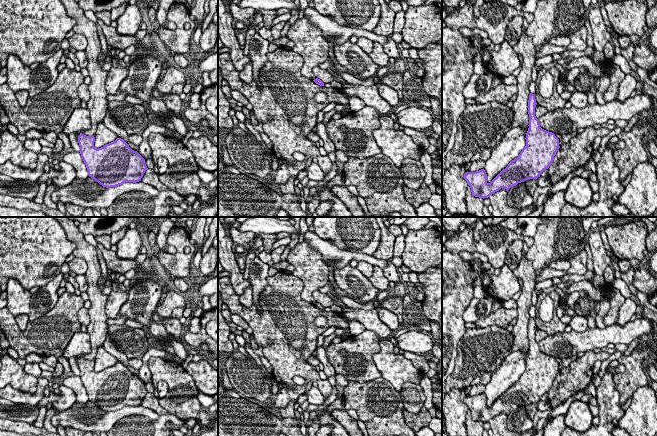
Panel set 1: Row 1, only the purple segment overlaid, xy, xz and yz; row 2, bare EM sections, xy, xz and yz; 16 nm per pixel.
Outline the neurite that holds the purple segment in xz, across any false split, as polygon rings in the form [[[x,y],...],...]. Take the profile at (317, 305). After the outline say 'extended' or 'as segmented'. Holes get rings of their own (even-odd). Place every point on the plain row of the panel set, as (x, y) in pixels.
[[[304,240],[290,250],[286,261],[295,267],[292,275],[300,278],[304,283],[301,298],[316,308],[324,310],[324,307],[312,296],[314,291],[329,283],[329,268],[323,261],[321,253]]] | extended

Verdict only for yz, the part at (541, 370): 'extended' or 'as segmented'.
as segmented

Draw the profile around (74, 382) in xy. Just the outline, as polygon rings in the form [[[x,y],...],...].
[[[74,375],[63,379],[63,385],[70,388],[76,395],[76,403],[85,404],[89,401],[86,389],[80,376]]]

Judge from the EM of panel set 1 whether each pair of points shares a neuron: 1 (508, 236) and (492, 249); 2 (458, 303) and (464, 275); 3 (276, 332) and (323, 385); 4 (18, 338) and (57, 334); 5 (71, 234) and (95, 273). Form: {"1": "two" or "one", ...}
{"1": "one", "2": "one", "3": "one", "4": "one", "5": "one"}

